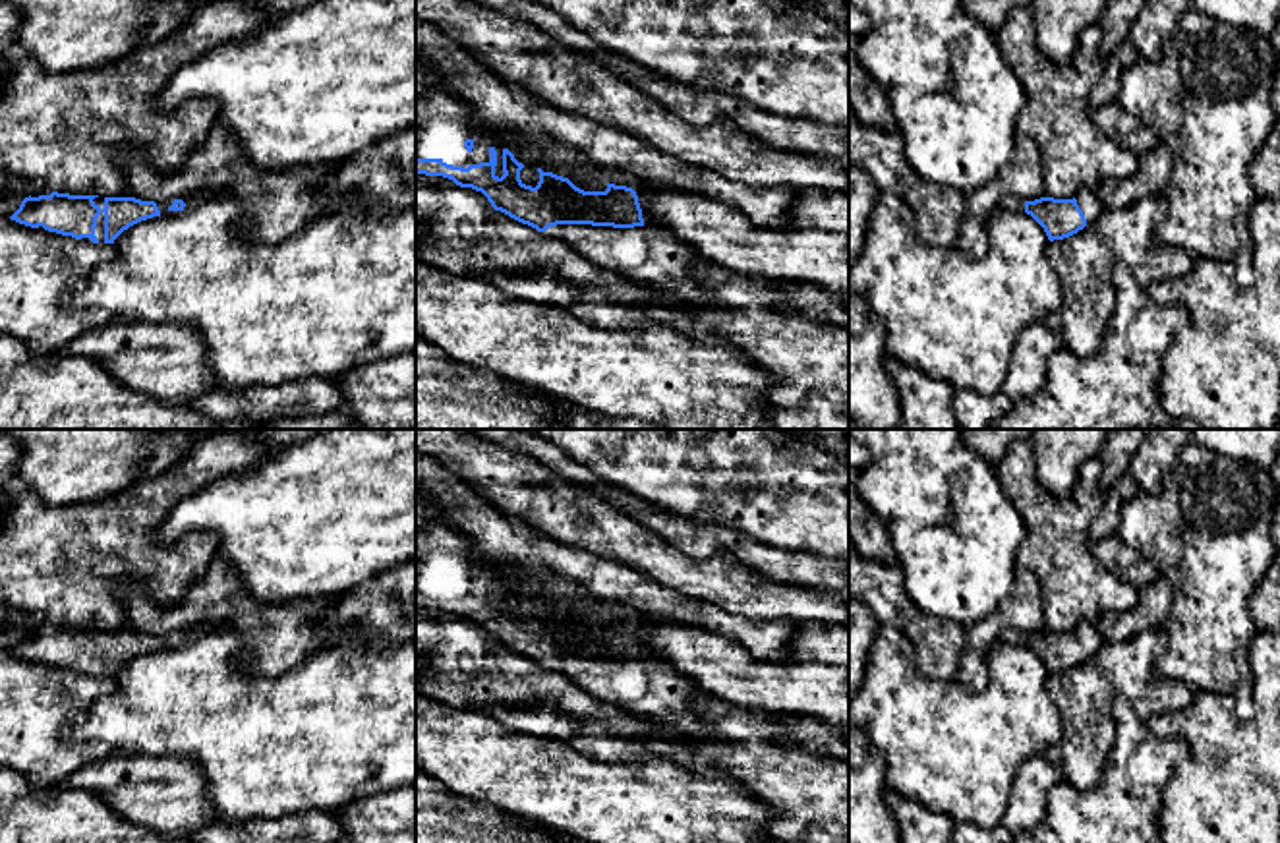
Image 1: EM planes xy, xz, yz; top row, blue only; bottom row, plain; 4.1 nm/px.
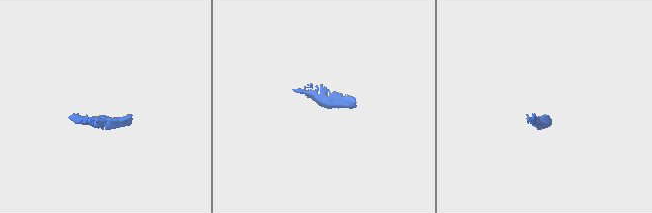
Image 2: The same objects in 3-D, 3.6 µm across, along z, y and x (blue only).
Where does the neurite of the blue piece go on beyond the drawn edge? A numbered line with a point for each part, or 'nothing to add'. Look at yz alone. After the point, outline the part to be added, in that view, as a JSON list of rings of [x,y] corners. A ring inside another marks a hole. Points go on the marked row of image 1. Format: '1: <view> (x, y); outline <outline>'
1: yz (1087, 200); outline [[[1081,189],[1077,195],[1077,205],[1083,211],[1087,224],[1094,224],[1100,213],[1106,209],[1094,189]]]
2: yz (1014, 203); outline [[[1007,195],[1007,197],[1002,199],[1000,209],[1013,211],[1013,213],[1017,213],[1017,211],[1025,213],[1025,201],[1015,197],[1015,195]]]

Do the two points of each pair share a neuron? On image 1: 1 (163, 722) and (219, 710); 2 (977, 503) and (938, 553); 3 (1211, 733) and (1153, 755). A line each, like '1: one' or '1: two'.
1: one
2: one
3: two

